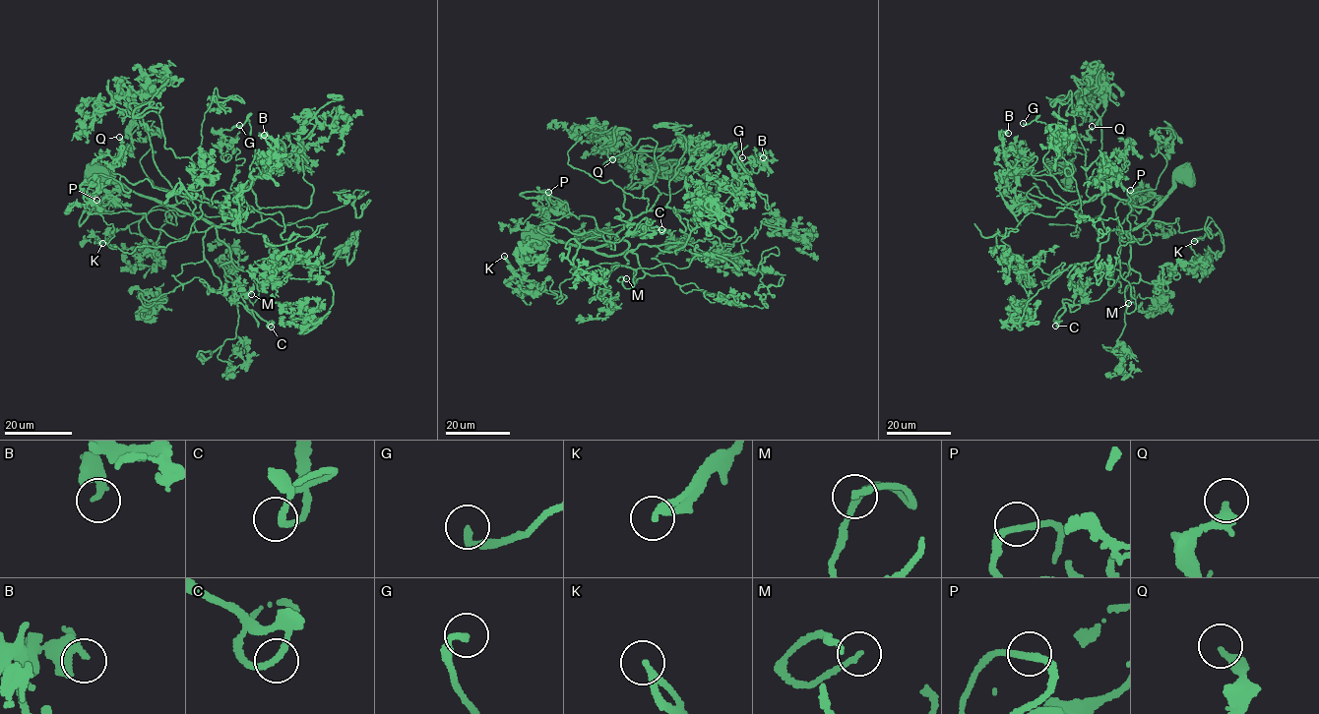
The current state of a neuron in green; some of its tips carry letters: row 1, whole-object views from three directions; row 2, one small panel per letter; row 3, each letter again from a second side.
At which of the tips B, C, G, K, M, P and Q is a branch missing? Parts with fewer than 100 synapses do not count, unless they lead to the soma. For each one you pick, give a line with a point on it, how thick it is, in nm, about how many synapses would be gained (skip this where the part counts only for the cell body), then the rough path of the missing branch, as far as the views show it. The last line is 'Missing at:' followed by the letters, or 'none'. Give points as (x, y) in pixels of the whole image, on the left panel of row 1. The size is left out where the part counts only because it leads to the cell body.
G: place (239, 125); calibre 240 nm; 550 synapses; course (239, 125), (240, 119), (231, 125), (209, 118), (200, 125), (185, 122), (177, 140), (169, 143), (165, 160)
Missing at: G

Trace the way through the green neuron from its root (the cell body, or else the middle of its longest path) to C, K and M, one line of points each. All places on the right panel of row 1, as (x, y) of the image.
C: (1186, 172), (1172, 179), (1147, 222), (1121, 231), (1115, 284), (1096, 300), (1062, 300), (1064, 310), (1055, 326)
K: (1186, 172), (1126, 234), (1147, 244), (1152, 220), (1179, 217), (1180, 232), (1214, 221), (1218, 233), (1194, 241)
M: (1186, 172), (1128, 234), (1130, 313), (1128, 303)

